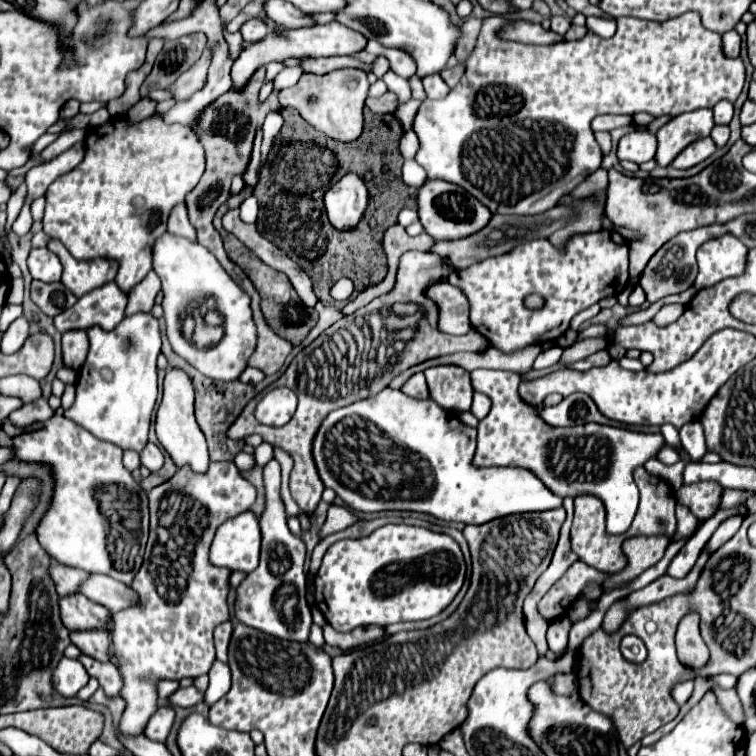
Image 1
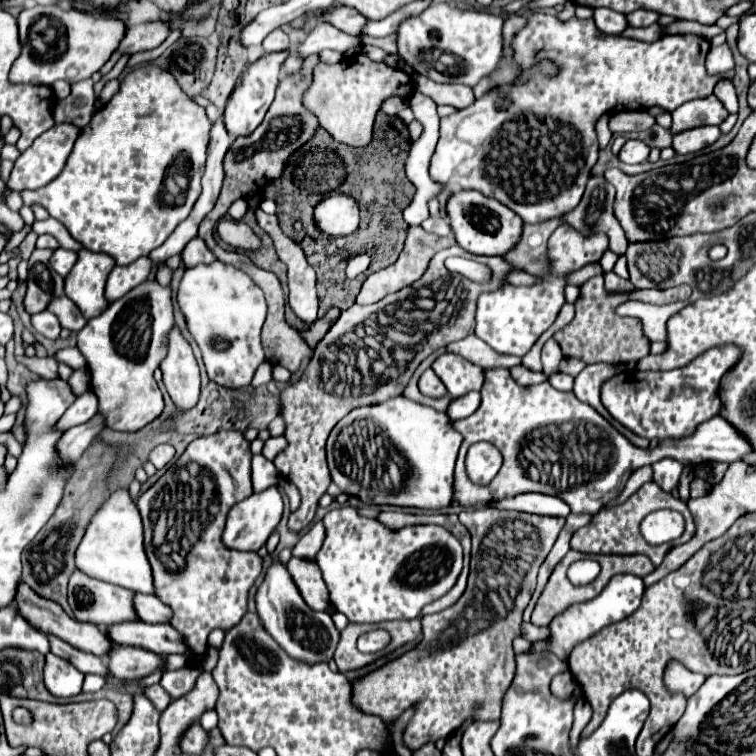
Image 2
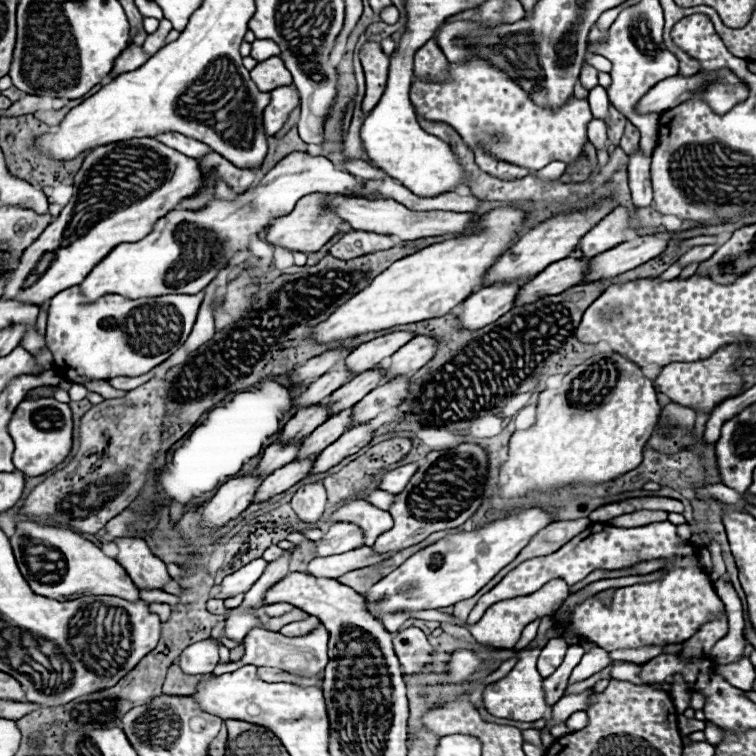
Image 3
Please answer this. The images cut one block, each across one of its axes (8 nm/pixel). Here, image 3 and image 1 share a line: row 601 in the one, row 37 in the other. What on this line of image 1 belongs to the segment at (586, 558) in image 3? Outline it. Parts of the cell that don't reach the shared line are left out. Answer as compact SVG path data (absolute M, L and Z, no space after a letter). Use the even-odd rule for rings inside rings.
M686 12L674 20L664 20L664 22L648 22L648 20L638 20L638 18L620 18L618 20L618 30L610 40L604 40L592 32L588 32L582 40L564 40L558 44L550 46L530 46L522 42L512 42L500 38L500 32L510 24L512 20L506 16L490 16L484 20L484 26L478 36L478 44L470 58L466 60L466 74L462 76L460 84L450 90L450 94L444 100L424 100L418 108L418 114L414 118L414 132L418 134L420 140L420 150L416 154L416 162L426 170L430 180L450 180L462 188L466 188L472 196L476 196L484 206L488 206L494 214L510 212L510 214L540 214L550 208L554 208L560 198L568 196L586 176L596 172L602 162L602 152L600 146L594 138L594 132L590 128L590 122L598 114L638 114L638 112L648 112L652 116L678 116L684 112L692 112L698 108L712 108L720 100L730 100L736 102L736 98L742 92L744 86L744 64L740 58L732 60L726 58L722 52L722 36L714 34L700 24L698 12Z

